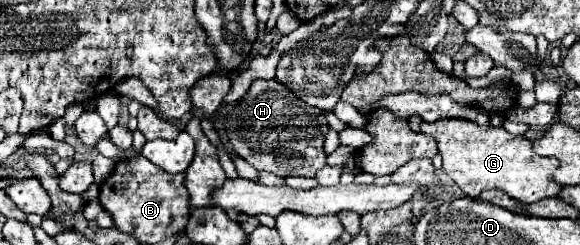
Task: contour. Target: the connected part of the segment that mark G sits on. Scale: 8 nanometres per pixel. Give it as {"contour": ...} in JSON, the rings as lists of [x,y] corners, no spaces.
{"contour":[[[442,119],[436,123],[422,123],[420,129],[436,139],[444,159],[444,173],[468,197],[478,197],[484,189],[502,189],[520,203],[536,203],[558,197],[562,191],[562,185],[552,177],[560,165],[558,159],[536,155],[532,151],[532,141],[526,137],[514,137],[504,127],[480,127],[466,119]]]}

